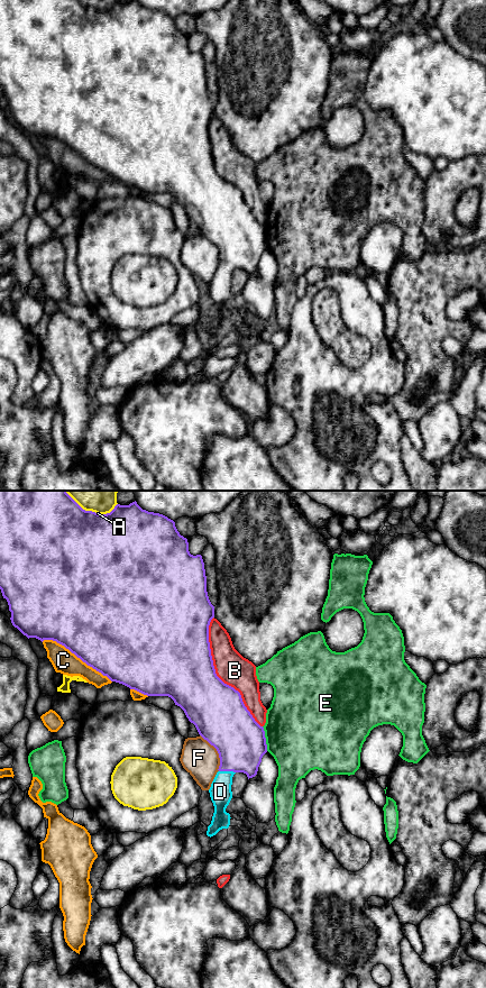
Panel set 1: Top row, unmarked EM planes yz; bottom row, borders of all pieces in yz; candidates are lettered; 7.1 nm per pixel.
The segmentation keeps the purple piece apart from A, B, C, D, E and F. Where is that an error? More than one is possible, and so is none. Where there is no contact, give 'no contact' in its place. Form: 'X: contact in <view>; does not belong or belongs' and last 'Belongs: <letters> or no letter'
A: contact in yz; does not belong
B: contact in yz; does not belong
C: contact in yz; does not belong
D: contact in yz; belongs
E: contact in yz; does not belong
F: contact in yz; does not belong
Belongs: D

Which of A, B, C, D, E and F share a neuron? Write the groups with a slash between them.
A / B / C / D / E / F

